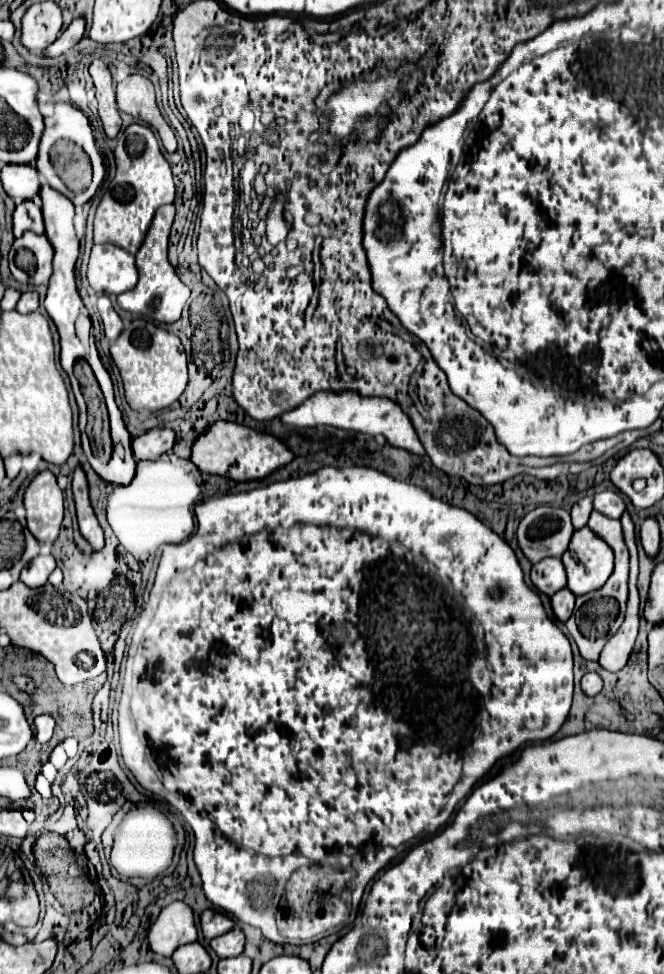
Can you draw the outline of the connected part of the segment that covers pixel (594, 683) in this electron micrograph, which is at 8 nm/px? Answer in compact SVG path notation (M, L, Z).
M586 674L582 678L582 684L580 686L582 686L582 692L586 696L596 696L602 690L602 678L598 674Z

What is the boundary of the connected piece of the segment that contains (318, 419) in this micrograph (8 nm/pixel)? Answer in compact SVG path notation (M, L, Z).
M318 392L310 396L306 402L296 406L290 412L282 414L282 422L290 426L300 426L300 428L316 428L316 426L330 426L330 428L342 428L342 430L354 430L354 432L364 432L370 436L382 434L390 446L402 448L410 454L424 456L424 446L420 444L416 430L406 418L406 414L400 410L400 406L388 398L364 398L356 392Z

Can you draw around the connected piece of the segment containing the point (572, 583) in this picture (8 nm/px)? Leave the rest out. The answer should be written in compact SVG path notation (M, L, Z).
M588 526L574 532L568 550L562 556L568 576L568 590L574 596L594 592L606 584L612 574L612 548Z

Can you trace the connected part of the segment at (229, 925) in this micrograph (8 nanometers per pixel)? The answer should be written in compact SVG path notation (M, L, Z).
M204 910L200 916L200 928L202 928L204 938L210 942L212 938L230 932L234 928L234 922L232 922L232 918L224 916L216 910Z

